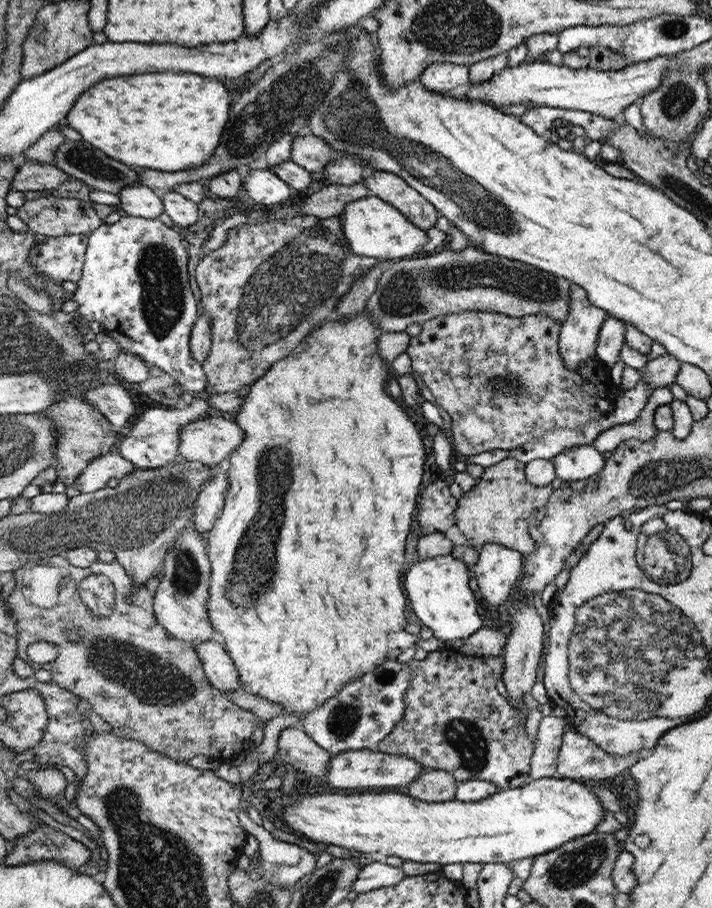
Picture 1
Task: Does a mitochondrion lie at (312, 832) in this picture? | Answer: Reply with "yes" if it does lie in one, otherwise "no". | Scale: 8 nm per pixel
no

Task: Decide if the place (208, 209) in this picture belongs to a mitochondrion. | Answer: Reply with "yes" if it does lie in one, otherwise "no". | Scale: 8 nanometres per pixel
no

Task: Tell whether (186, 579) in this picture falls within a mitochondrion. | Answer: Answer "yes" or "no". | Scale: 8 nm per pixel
yes

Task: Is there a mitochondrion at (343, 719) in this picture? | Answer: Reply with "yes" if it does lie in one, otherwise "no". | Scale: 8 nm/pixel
yes

